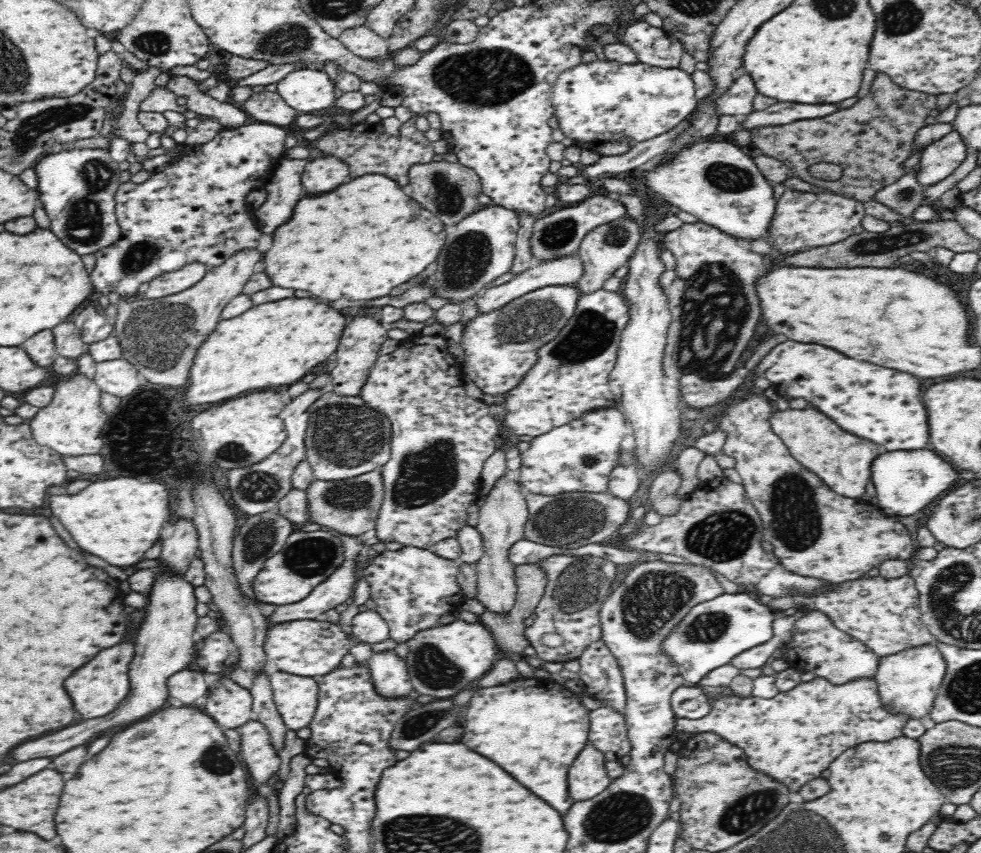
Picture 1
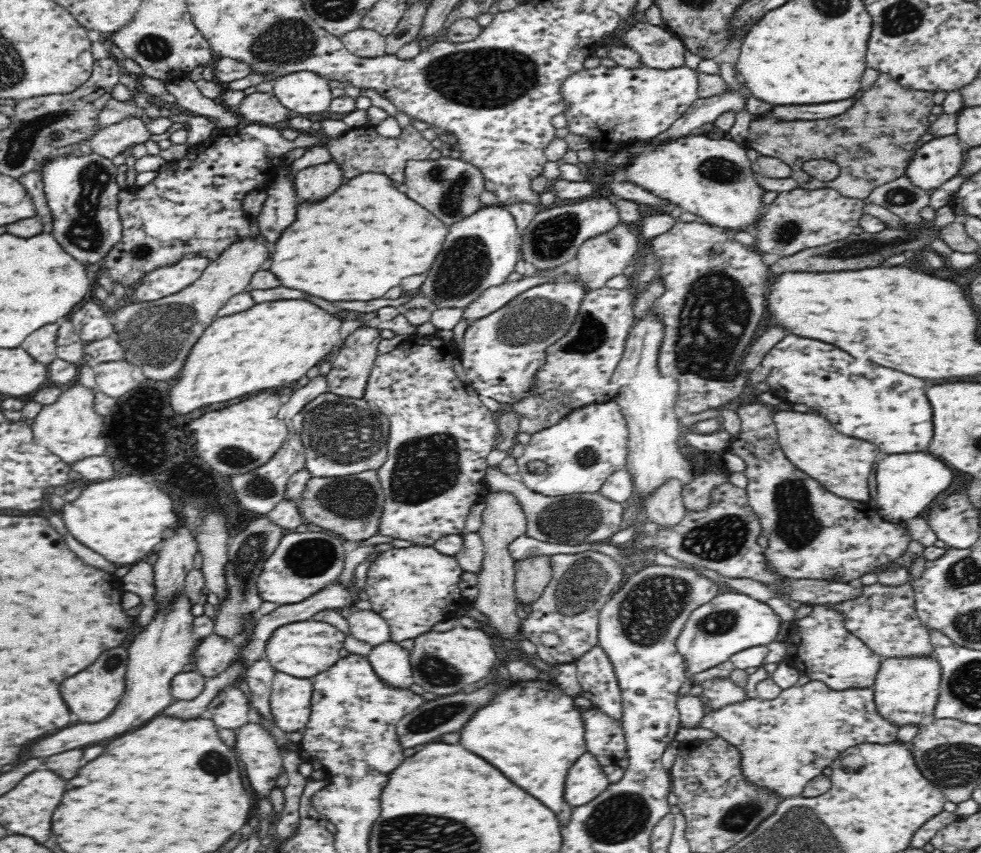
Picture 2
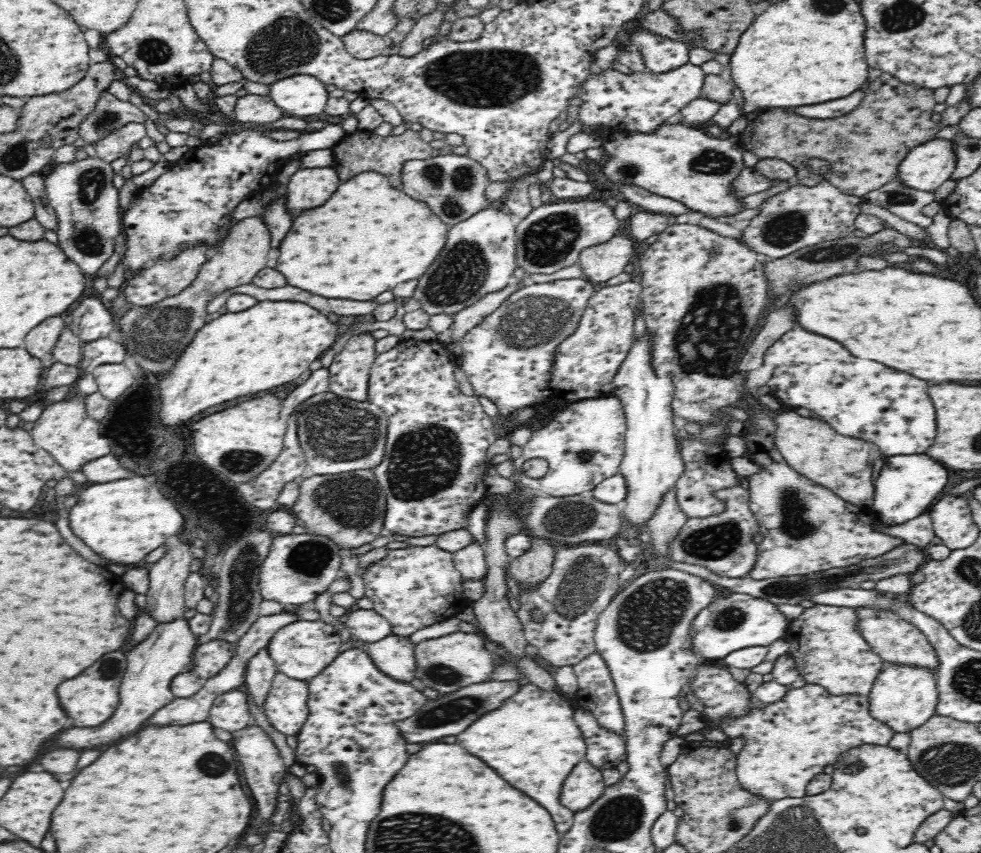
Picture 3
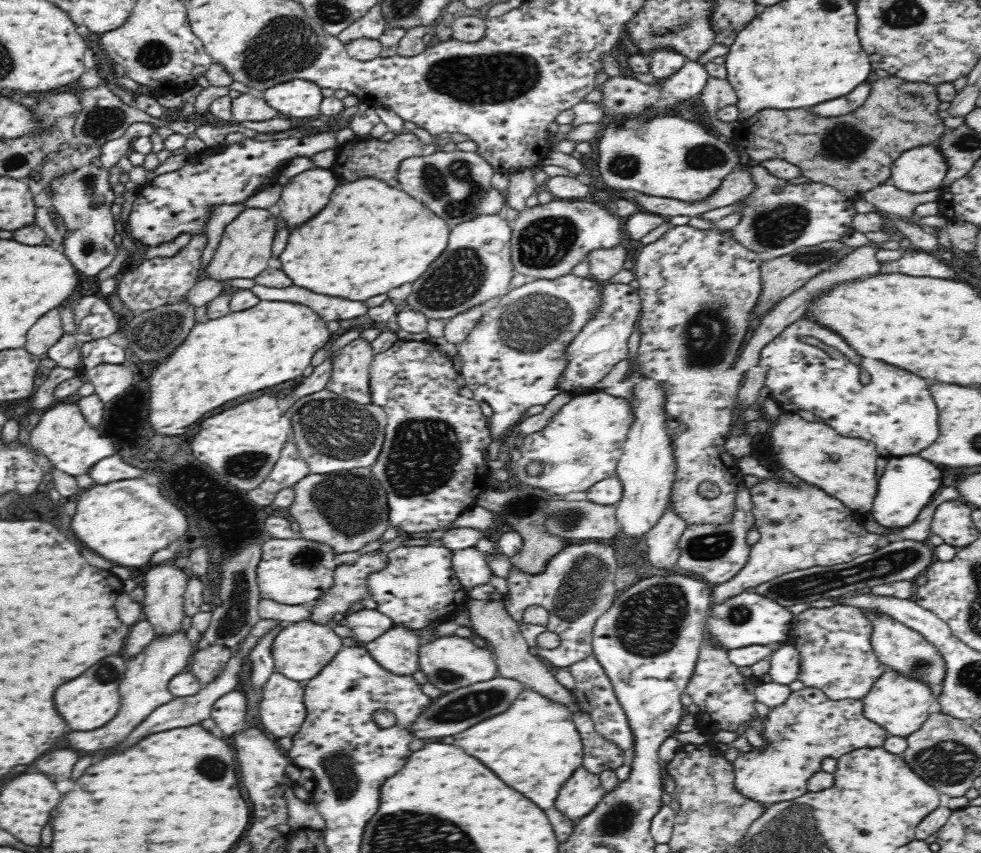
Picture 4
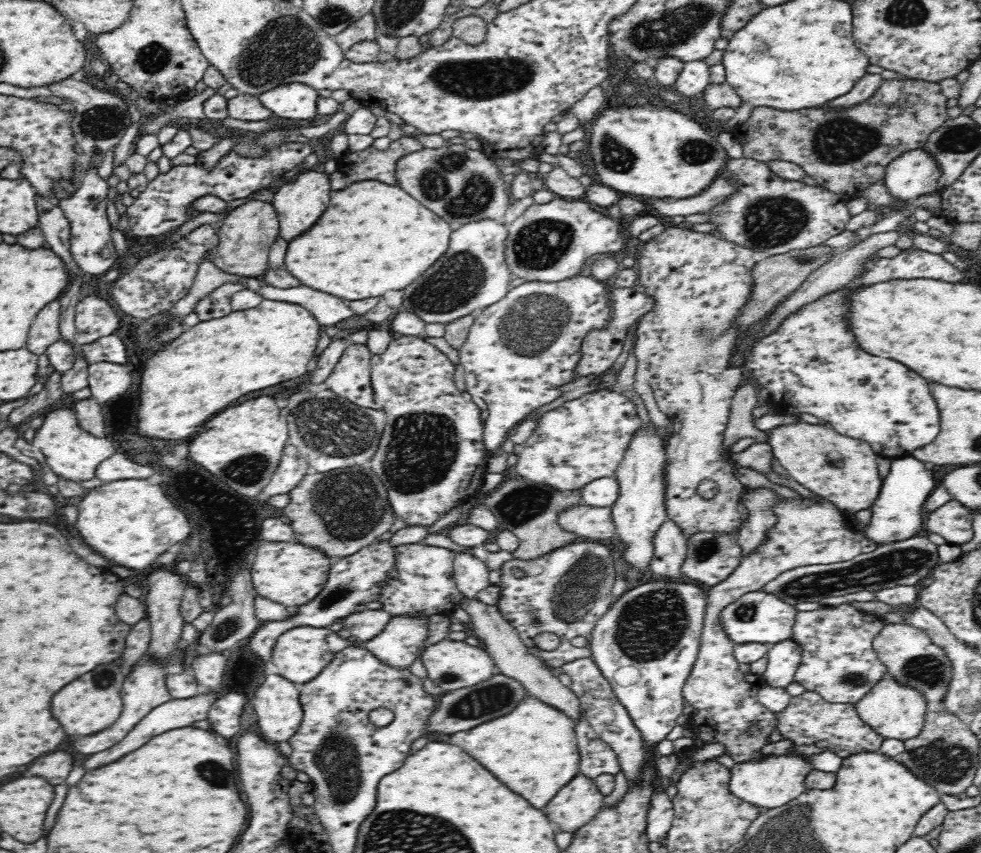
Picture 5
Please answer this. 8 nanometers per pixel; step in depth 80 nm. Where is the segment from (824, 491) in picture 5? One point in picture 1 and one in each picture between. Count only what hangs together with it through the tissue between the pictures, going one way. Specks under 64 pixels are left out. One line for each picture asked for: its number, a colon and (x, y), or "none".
1: (813, 439)
2: (842, 464)
3: (810, 446)
4: (811, 450)

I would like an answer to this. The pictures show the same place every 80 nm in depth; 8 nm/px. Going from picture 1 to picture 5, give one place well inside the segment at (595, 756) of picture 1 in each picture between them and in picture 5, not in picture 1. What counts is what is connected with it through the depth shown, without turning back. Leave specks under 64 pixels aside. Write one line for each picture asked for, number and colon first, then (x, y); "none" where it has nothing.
2: (587, 779)
3: (585, 785)
4: (582, 792)
5: (580, 801)

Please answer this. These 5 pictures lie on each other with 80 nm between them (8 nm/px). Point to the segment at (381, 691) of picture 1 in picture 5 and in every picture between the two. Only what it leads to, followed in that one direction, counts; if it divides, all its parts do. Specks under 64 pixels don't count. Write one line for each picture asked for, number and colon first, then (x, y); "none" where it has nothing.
2: (390, 662)
3: (393, 655)
4: (396, 650)
5: (401, 642)

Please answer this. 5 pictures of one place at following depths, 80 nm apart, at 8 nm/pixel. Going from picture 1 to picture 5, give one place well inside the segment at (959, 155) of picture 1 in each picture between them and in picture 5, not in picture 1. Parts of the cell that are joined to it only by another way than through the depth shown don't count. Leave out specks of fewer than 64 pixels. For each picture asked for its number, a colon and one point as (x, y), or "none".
2: (938, 160)
3: (926, 167)
4: (921, 169)
5: (915, 173)

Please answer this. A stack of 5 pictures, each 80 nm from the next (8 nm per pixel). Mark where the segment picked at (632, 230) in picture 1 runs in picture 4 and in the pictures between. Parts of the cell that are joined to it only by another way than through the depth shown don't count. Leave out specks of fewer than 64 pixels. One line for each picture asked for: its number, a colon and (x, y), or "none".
2: (602, 257)
3: (600, 262)
4: (604, 263)

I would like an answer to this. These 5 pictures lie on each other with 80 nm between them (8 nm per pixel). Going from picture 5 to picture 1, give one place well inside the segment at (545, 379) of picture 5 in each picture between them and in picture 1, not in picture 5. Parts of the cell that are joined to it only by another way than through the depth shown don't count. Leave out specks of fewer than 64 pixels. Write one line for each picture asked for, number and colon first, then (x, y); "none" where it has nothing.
1: (500, 347)
2: (501, 353)
3: (508, 357)
4: (513, 359)

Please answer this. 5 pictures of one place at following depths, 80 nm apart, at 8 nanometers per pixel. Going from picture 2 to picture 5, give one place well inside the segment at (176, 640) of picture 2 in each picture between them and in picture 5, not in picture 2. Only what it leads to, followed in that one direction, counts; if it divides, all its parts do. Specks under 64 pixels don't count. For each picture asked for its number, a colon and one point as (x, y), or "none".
3: (152, 664)
4: (145, 686)
5: (144, 688)

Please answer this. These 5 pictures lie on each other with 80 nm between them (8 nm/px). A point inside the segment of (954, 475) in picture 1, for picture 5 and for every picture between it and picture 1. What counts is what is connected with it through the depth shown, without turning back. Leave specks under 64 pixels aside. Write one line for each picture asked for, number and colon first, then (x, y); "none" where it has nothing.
2: (907, 483)
3: (907, 486)
4: (909, 484)
5: (896, 514)

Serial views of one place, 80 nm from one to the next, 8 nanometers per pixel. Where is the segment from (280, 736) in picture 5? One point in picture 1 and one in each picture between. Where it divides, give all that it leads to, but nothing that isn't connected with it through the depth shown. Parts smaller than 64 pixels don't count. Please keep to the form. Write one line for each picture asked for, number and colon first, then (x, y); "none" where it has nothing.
1: (296, 698)
2: (290, 701)
3: (286, 706)
4: (282, 711)

